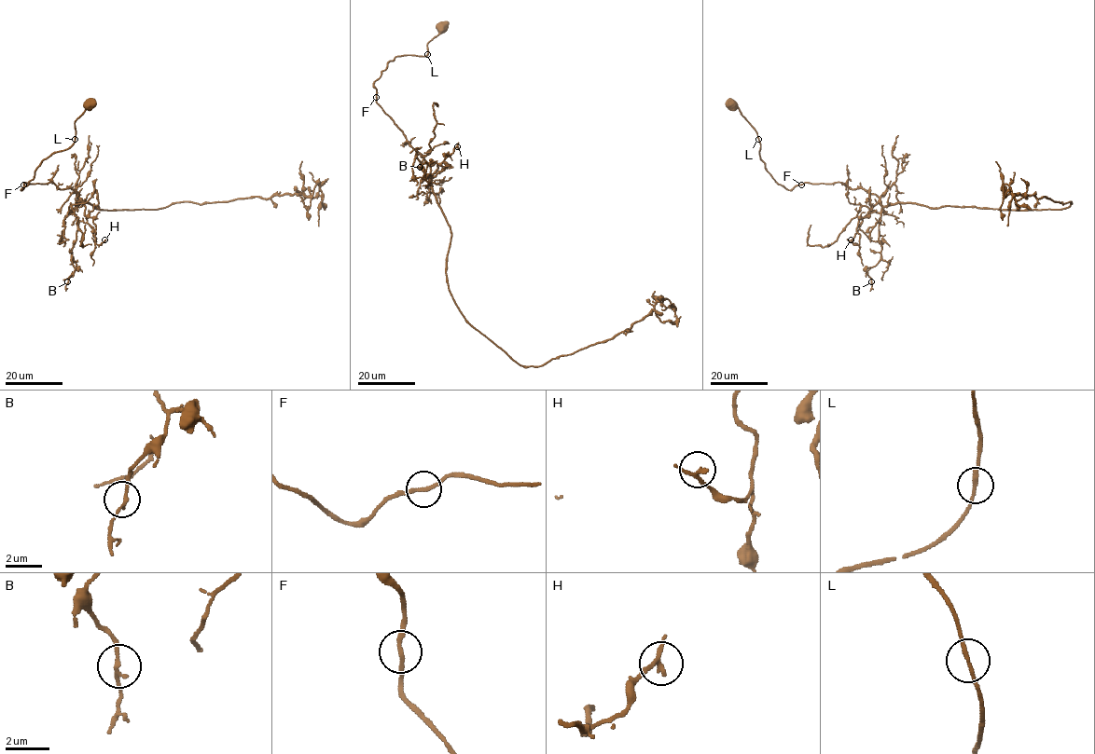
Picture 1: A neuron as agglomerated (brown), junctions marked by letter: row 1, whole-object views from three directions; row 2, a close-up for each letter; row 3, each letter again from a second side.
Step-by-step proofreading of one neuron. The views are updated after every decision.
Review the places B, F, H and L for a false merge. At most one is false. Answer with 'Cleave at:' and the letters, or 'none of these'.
Cleave at: none of these

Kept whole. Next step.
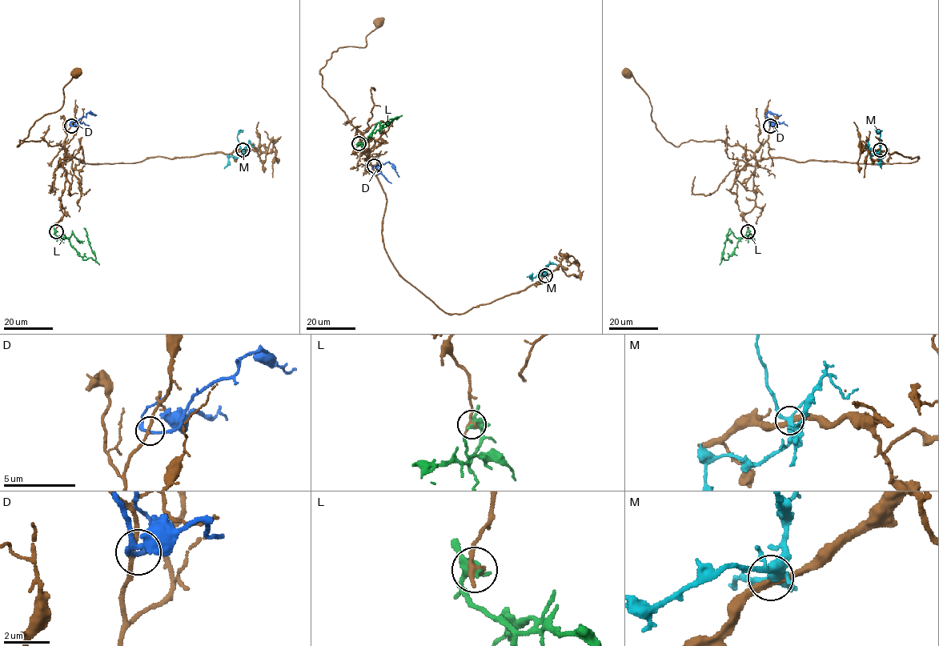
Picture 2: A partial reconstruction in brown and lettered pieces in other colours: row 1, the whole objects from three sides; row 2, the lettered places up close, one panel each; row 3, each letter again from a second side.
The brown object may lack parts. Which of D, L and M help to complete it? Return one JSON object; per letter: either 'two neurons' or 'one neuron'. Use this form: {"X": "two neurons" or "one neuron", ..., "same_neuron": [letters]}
{"D": "two neurons", "L": "two neurons", "M": "two neurons", "same_neuron": []}

